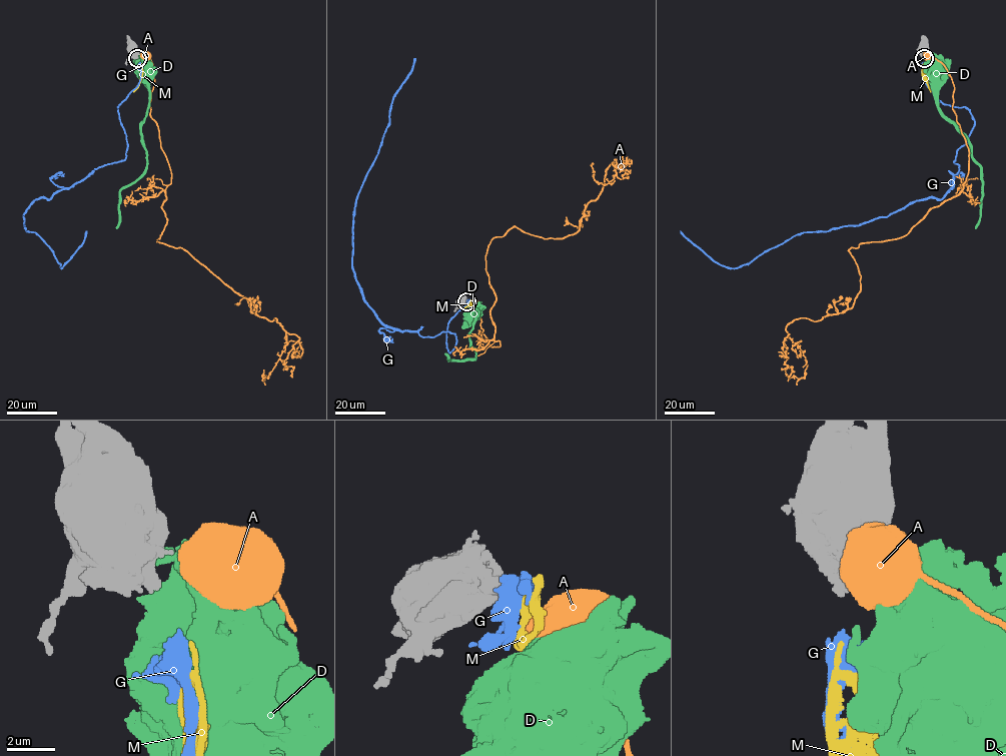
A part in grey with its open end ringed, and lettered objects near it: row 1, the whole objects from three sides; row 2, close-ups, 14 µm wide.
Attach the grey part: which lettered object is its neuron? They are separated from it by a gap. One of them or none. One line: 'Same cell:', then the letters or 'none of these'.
Same cell: none of these

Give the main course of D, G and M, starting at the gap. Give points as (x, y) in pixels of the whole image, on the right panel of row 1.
D: (928, 58), (930, 68), (934, 71), (936, 69)
G: (923, 62), (929, 88), (974, 121), (941, 199), (798, 233), (733, 268), (680, 230)
M: (923, 63), (931, 92)

